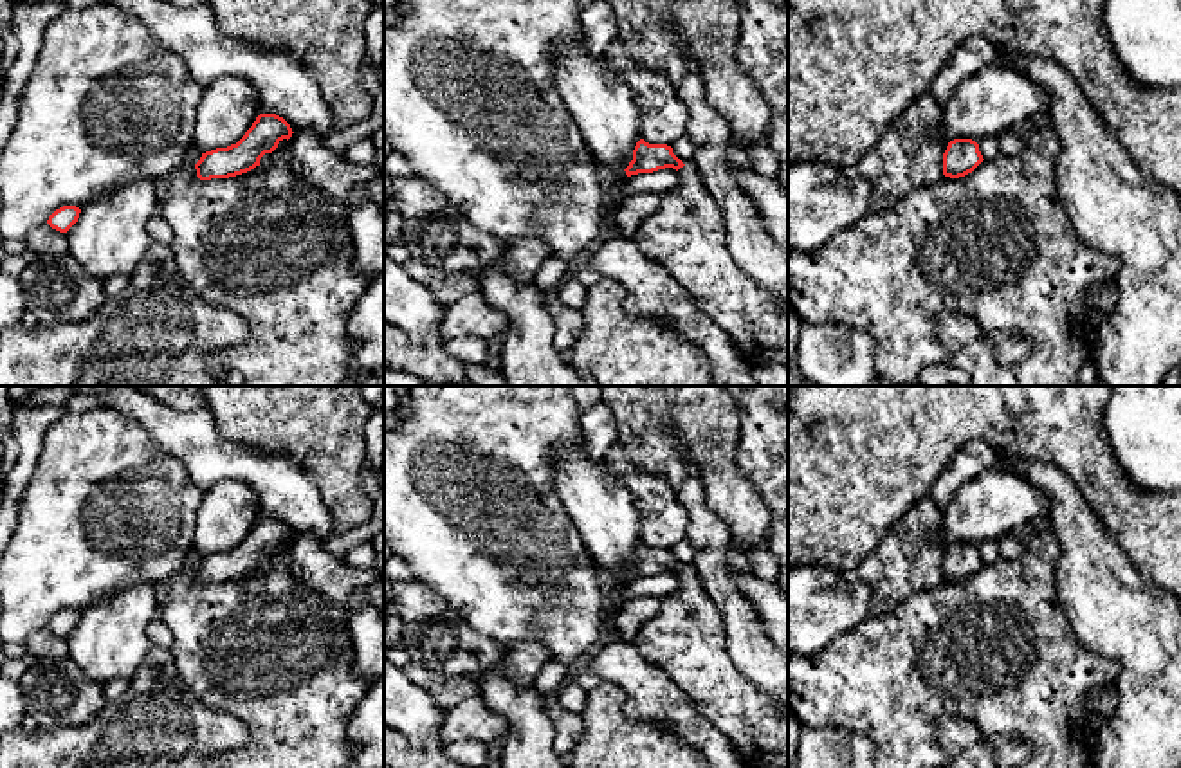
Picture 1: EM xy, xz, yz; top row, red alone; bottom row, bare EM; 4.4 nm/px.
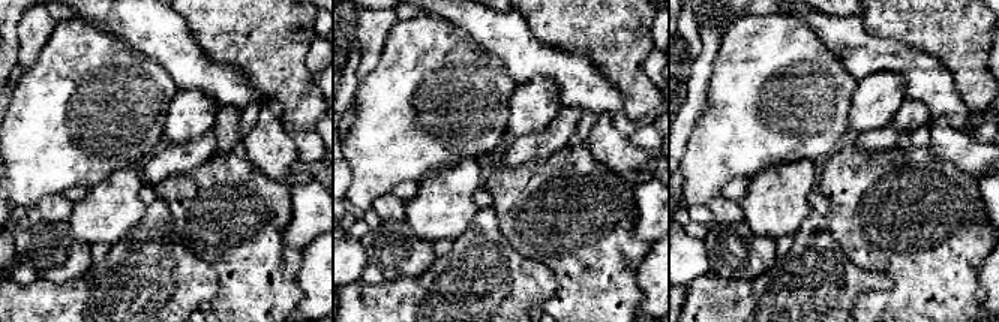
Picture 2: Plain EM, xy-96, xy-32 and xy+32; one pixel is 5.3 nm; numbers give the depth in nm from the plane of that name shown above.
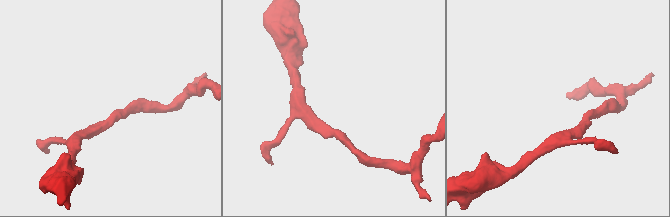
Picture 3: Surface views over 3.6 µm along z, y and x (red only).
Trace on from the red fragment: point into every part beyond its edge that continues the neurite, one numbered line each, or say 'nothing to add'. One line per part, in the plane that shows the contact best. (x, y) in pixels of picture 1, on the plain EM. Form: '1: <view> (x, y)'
nothing to add

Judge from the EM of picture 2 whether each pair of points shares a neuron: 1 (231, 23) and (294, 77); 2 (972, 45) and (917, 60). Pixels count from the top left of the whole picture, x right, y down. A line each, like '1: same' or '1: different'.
1: same
2: different

